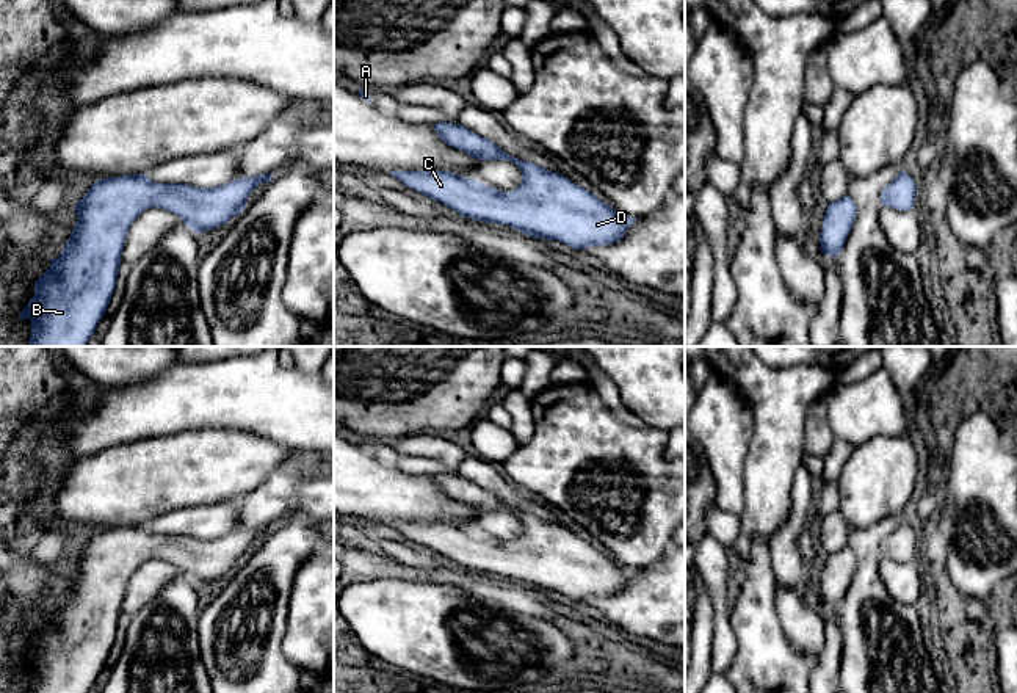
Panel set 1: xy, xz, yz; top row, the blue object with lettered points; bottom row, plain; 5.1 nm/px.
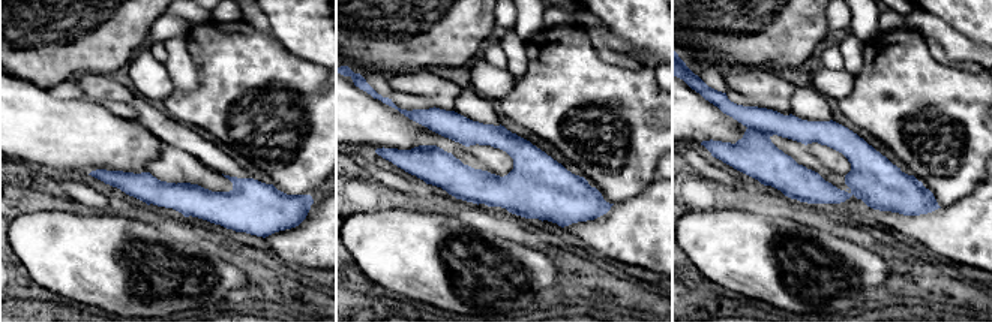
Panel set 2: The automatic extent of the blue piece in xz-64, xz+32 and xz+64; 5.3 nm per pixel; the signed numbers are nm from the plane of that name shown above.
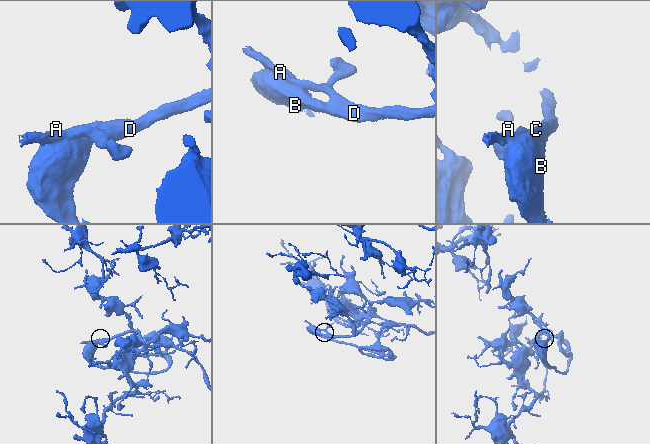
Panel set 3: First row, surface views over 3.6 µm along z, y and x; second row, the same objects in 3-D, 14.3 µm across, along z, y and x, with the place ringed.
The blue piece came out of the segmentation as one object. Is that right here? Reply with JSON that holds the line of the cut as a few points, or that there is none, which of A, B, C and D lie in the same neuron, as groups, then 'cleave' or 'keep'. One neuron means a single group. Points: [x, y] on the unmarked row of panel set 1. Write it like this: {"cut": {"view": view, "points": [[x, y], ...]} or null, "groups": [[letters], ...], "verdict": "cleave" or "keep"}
{"cut": null, "groups": [["A", "B", "C", "D"]], "verdict": "keep"}

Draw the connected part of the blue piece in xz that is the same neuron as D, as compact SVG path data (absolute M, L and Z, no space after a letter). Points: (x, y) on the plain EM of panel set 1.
M437 473L432 475L439 489L447 495L469 505L478 511L509 511L522 522L522 533L512 542L501 542L494 538L465 530L448 522L392 522L390 527L403 533L406 538L445 555L456 561L461 568L481 574L495 574L516 579L525 586L544 591L556 591L574 600L611 596L619 593L628 579L638 569L619 566L610 555L602 553L595 546L578 538L559 524L547 522L533 513L511 508L495 494L465 480L461 475Z

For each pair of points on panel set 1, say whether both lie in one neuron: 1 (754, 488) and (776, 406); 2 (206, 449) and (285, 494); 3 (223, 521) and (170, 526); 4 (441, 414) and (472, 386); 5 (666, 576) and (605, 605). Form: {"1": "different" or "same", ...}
{"1": "same", "2": "different", "3": "same", "4": "same", "5": "same"}

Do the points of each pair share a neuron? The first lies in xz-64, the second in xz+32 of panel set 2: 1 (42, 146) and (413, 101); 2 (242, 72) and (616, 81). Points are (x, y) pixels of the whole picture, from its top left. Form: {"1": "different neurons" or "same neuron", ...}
{"1": "different neurons", "2": "same neuron"}

